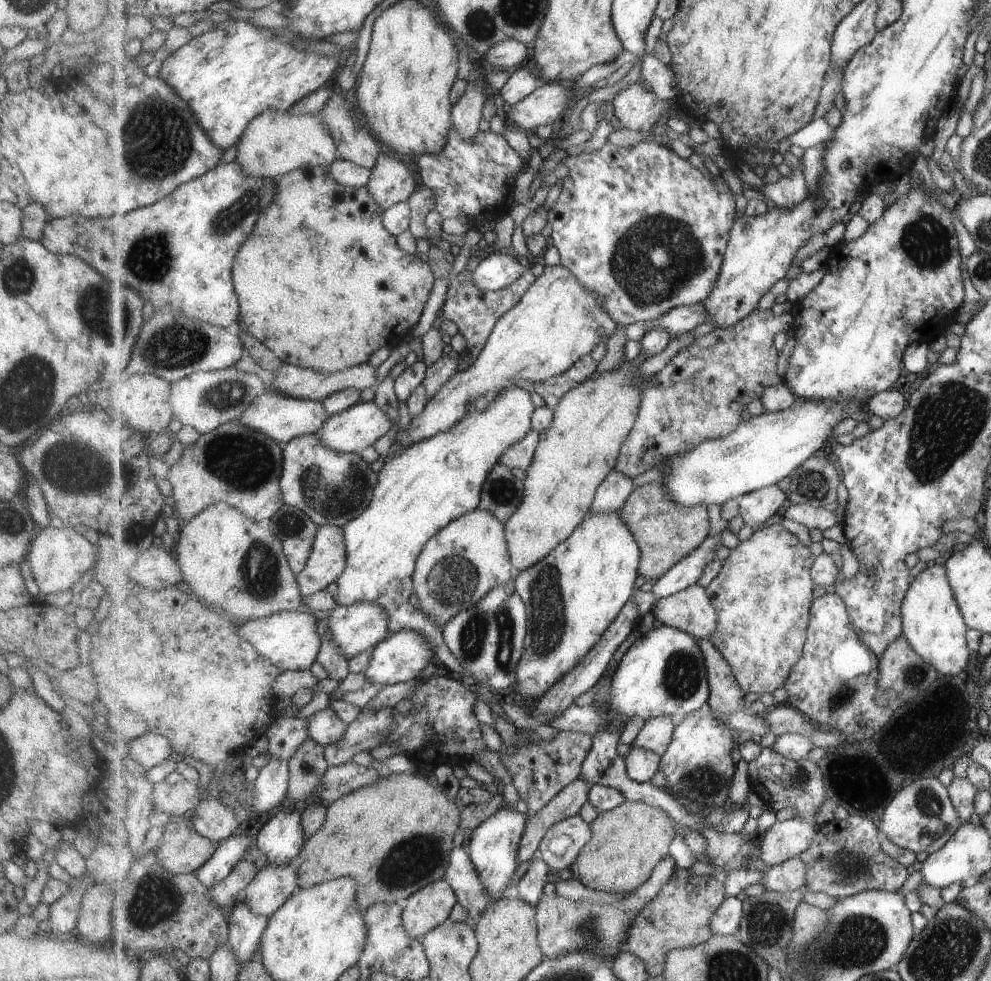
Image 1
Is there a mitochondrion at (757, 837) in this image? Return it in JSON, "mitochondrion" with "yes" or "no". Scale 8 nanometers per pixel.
{"mitochondrion":"no"}

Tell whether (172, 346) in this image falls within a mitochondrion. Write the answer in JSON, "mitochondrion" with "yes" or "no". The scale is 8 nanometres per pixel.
{"mitochondrion":"yes"}

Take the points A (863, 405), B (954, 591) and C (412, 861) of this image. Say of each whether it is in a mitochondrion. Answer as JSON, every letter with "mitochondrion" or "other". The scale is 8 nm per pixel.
{"A":"other","B":"other","C":"mitochondrion"}

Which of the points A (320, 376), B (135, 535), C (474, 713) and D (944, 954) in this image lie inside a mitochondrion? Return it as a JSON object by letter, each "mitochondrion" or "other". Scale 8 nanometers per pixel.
{"A":"other","B":"other","C":"other","D":"mitochondrion"}

